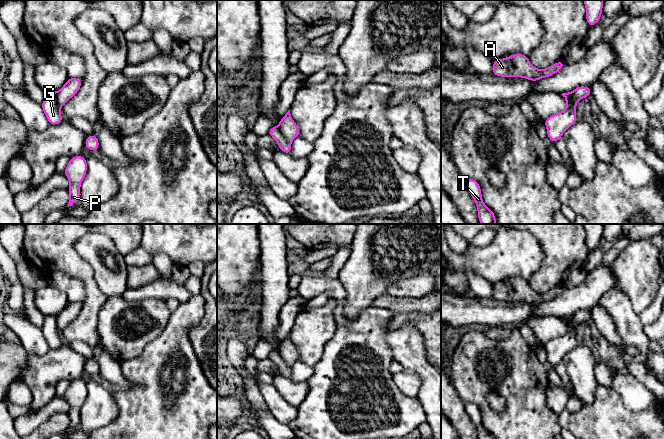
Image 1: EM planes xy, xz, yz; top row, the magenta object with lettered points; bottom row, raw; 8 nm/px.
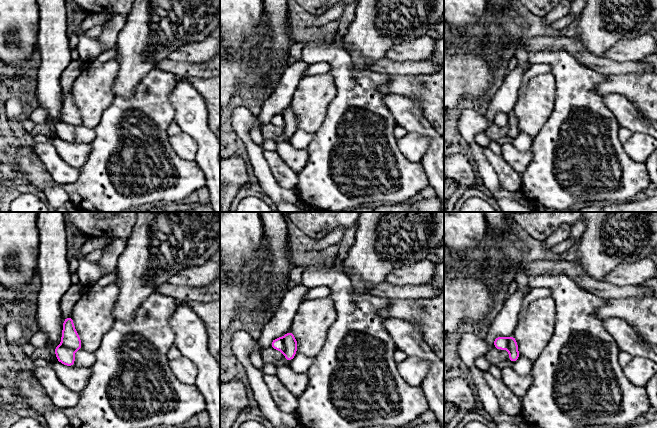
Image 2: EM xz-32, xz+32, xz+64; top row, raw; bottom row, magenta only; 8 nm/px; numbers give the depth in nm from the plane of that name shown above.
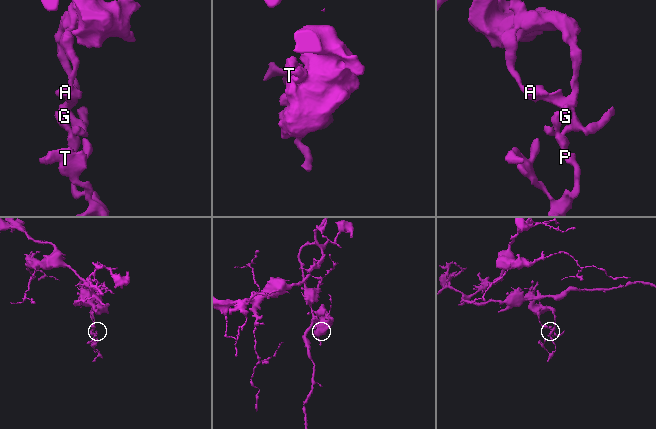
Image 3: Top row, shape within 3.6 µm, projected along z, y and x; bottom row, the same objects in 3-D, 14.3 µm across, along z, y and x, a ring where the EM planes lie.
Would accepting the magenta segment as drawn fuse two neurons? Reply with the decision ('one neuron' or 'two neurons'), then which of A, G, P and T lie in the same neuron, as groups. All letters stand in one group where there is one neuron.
two neurons | A / G P T

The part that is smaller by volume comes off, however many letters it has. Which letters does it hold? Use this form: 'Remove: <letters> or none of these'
Remove: G, P, T

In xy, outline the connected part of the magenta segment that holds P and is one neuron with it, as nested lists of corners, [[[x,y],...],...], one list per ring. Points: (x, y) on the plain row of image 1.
[[[83,380],[70,381],[70,385],[63,395],[70,405],[68,416],[70,423],[68,430],[77,427],[81,423],[80,409],[87,397],[87,384]]]

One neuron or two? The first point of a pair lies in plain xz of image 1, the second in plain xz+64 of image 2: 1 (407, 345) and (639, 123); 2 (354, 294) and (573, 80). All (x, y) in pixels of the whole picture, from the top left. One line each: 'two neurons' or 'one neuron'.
1: one neuron
2: two neurons

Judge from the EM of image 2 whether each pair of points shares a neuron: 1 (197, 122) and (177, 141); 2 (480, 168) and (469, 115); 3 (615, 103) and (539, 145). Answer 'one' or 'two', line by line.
1: two
2: one
3: two

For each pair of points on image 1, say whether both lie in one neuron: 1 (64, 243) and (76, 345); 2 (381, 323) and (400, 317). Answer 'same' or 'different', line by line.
1: different
2: different

